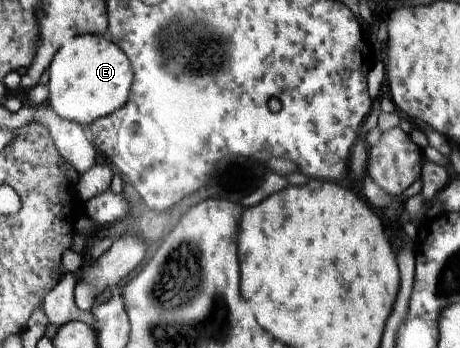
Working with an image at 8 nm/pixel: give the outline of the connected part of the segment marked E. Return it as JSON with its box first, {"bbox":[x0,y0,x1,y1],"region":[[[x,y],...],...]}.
{"bbox":[47,33,134,127],"region":[[[86,33],[86,37],[76,37],[58,57],[54,57],[54,65],[48,69],[50,81],[48,80],[47,105],[58,115],[58,117],[75,121],[83,127],[92,124],[102,117],[110,116],[129,101],[134,85],[133,65],[125,54],[125,51],[111,40],[108,36],[96,33]]]}

